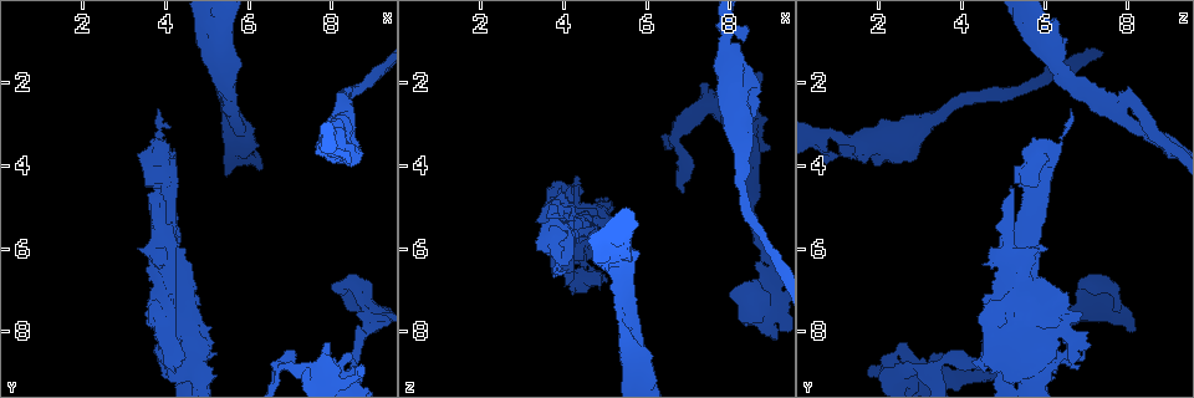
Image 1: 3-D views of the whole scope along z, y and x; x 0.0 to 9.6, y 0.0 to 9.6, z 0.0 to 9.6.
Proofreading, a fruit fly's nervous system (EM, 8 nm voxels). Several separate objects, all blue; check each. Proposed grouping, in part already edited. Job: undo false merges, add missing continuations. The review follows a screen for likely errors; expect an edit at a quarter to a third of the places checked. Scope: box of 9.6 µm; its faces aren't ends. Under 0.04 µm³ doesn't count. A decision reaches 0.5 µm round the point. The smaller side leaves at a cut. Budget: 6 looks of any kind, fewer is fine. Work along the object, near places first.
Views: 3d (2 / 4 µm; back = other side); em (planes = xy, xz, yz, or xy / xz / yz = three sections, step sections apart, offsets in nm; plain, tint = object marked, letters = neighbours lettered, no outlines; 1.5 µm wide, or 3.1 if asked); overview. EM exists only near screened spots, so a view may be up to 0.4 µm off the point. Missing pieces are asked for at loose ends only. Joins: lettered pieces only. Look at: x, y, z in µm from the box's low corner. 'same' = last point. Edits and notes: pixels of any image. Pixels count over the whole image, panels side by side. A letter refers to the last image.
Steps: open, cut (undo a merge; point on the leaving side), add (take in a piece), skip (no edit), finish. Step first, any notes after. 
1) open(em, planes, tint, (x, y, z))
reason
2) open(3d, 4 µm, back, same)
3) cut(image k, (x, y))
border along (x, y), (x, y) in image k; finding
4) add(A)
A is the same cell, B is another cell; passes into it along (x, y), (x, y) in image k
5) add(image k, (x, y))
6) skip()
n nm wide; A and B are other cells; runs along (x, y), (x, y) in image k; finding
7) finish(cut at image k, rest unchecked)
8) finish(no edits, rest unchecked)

open(3d, 2 µm, (6.75, 8.90, 3.25))
three-way junction

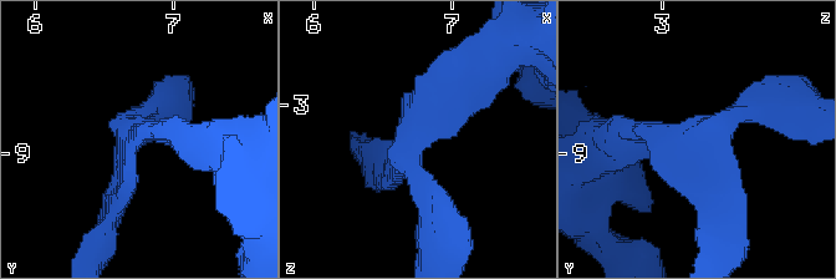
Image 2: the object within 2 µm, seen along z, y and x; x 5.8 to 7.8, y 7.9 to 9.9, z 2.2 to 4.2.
open(em, yz, step 4, tint, (6.70, 8.84, 3.28))
3 arms; arms of 170, 280, 340 nm

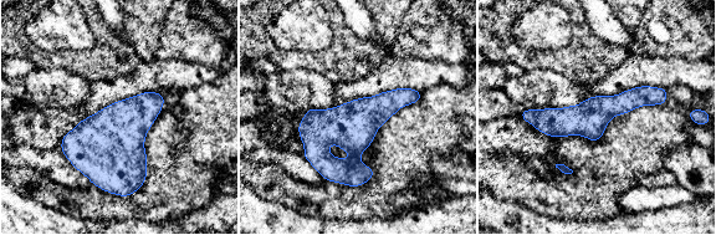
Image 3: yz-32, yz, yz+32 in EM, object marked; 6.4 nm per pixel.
open(em, yz, step 4, letters, same)
what lies round it

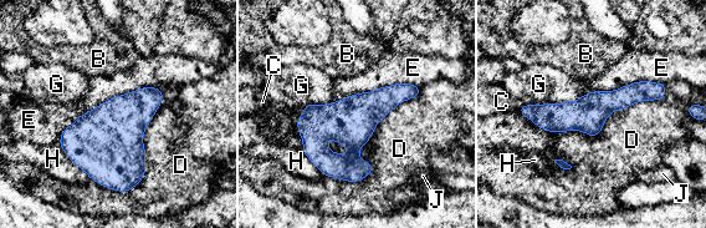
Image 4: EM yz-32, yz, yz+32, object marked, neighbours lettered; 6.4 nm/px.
skip()
B, C, D, E, G, H and J are other cells; border along (661, 100), (594, 136), (518, 112) in image 4; all the same neuron

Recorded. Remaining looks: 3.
open(em, planes, plain, (8.80, 3.60, 2.20))
branch stops here

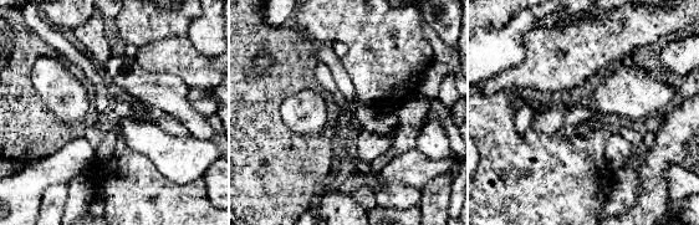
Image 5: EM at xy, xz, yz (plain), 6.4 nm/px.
open(em, planes, tint, same)
where the object lies

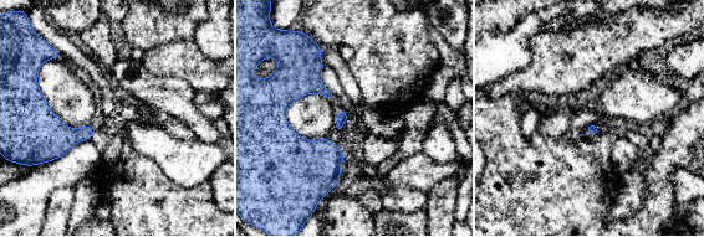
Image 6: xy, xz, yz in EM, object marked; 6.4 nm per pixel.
open(em, planes, letters, same)
what lies round it

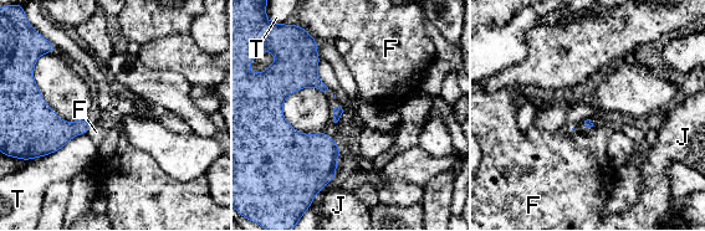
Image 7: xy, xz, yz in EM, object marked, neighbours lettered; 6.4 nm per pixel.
skip()
T touches over 320 nm; F, J and T are other cells; border along (91, 126), (86, 133) in image 7; no lettered piece goes on from it

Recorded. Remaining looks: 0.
finish(no edits, rest unchecked)

